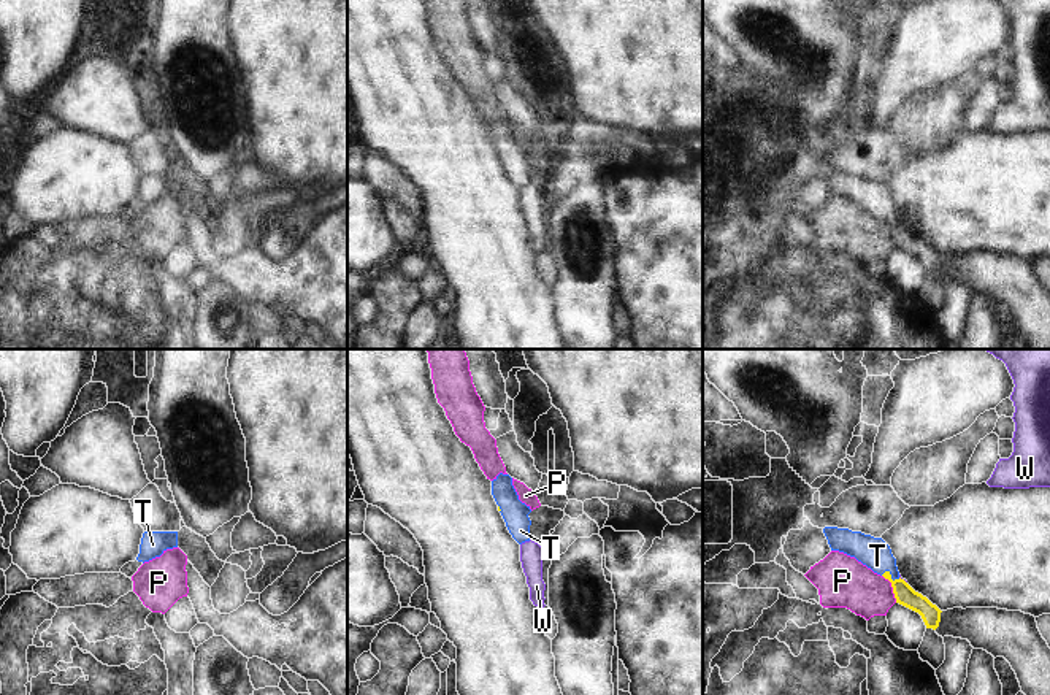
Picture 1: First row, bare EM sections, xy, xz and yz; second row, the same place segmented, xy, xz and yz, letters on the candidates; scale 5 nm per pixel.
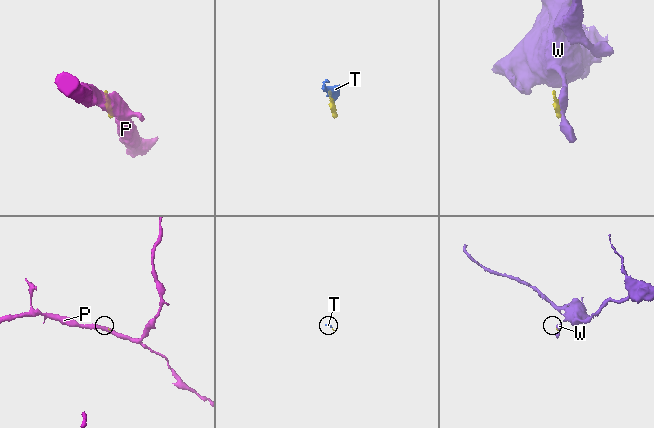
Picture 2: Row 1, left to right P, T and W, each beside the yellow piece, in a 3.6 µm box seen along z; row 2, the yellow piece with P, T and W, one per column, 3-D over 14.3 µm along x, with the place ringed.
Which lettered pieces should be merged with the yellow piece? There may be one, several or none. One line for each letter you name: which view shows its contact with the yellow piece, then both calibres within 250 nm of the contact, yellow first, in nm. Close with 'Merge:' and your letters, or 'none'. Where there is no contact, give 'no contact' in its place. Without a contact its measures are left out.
T: meets yellow in yz; 100 nm thick on the yellow side, 160 nm on the other
Merge: T

